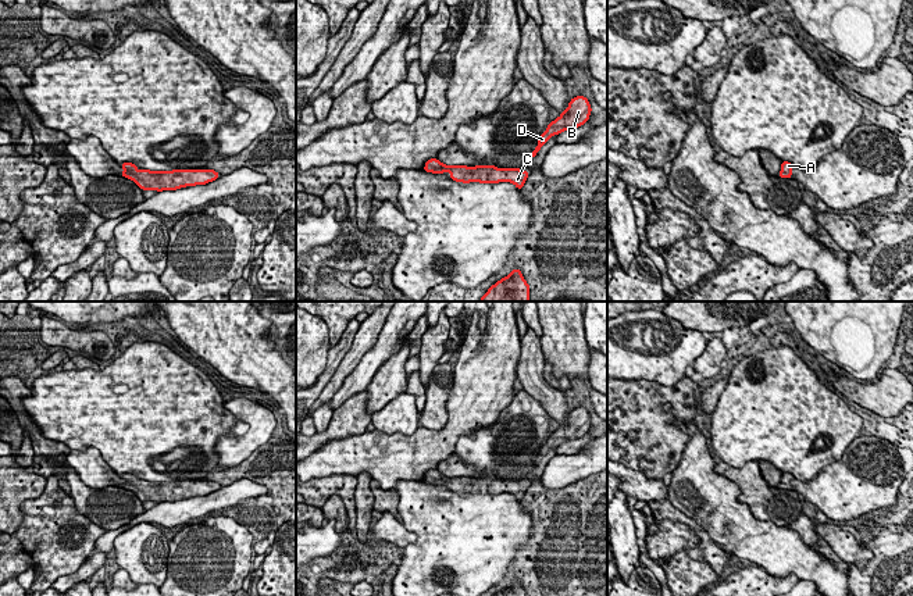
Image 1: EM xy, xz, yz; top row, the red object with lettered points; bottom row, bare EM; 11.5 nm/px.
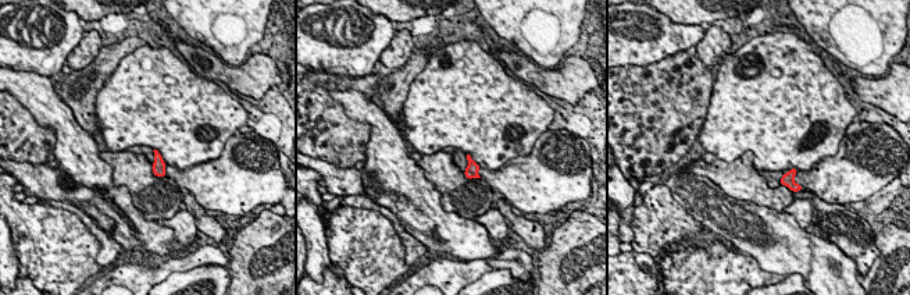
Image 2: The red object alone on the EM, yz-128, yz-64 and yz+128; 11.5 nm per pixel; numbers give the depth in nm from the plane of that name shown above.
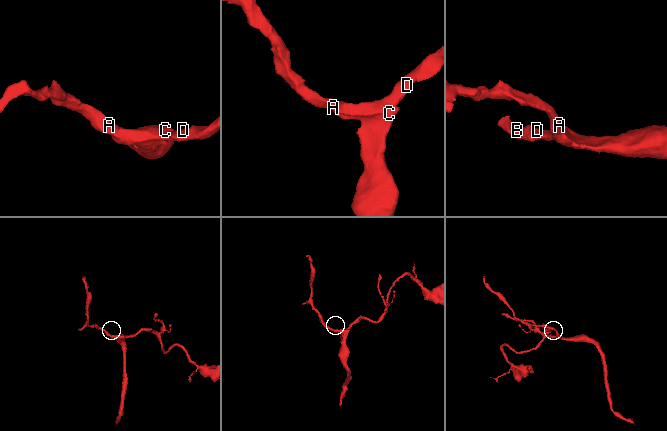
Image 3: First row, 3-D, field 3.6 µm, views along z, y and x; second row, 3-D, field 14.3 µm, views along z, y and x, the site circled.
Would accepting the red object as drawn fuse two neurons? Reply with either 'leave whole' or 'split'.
leave whole

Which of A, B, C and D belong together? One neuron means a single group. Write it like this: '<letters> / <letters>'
A B C D

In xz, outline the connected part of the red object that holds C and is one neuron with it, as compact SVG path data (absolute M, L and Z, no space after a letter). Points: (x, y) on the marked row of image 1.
M429 158L424 169L425 172L432 174L445 174L450 172L450 179L456 182L470 183L499 183L499 182L511 182L518 190L523 189L524 182L529 176L529 171L521 171L520 167L516 168L497 168L495 165L445 165L438 158Z

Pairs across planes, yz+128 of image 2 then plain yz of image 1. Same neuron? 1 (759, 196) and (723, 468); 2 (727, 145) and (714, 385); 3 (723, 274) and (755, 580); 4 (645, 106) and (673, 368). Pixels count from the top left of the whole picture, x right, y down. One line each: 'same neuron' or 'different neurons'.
1: same neuron
2: different neurons
3: same neuron
4: different neurons

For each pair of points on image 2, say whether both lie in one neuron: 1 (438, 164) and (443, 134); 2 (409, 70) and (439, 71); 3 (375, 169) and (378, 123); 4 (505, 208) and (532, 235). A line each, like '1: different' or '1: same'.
1: different
2: different
3: same
4: same

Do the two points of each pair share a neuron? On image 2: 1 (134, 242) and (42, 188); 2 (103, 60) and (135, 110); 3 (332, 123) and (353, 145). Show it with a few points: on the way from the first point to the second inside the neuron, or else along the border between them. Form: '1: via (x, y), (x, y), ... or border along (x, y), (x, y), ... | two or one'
1: via (116, 217), (92, 196), (67, 194) | one
2: border along (134, 49), (121, 59), (95, 102) | two
3: via (336, 128), (348, 139) | one

